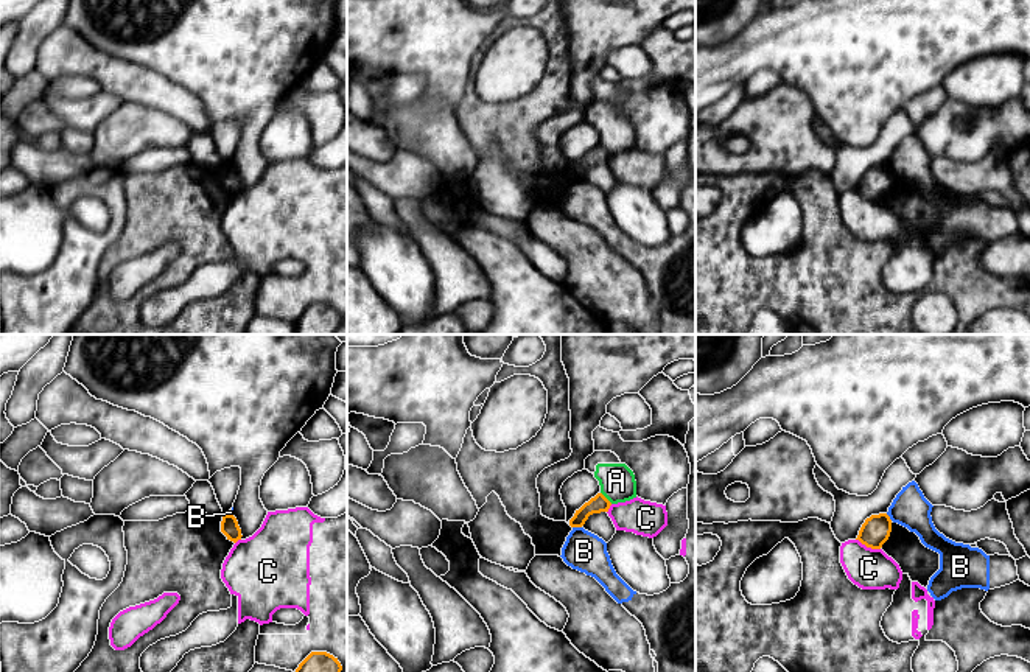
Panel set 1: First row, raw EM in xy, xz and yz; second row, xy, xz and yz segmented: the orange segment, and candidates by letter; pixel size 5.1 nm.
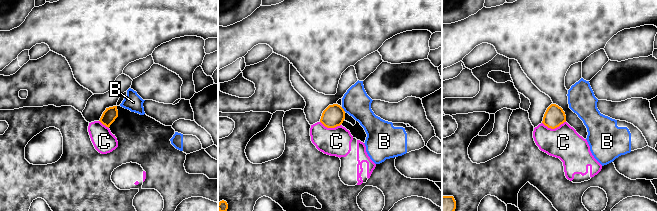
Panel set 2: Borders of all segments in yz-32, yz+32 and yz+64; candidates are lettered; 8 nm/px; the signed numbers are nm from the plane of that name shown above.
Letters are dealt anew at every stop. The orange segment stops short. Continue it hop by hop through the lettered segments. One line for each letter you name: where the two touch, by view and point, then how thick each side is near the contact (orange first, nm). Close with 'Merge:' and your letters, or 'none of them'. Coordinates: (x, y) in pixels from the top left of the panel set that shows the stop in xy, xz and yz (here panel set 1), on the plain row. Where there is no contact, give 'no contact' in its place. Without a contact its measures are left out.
Merge: none of them

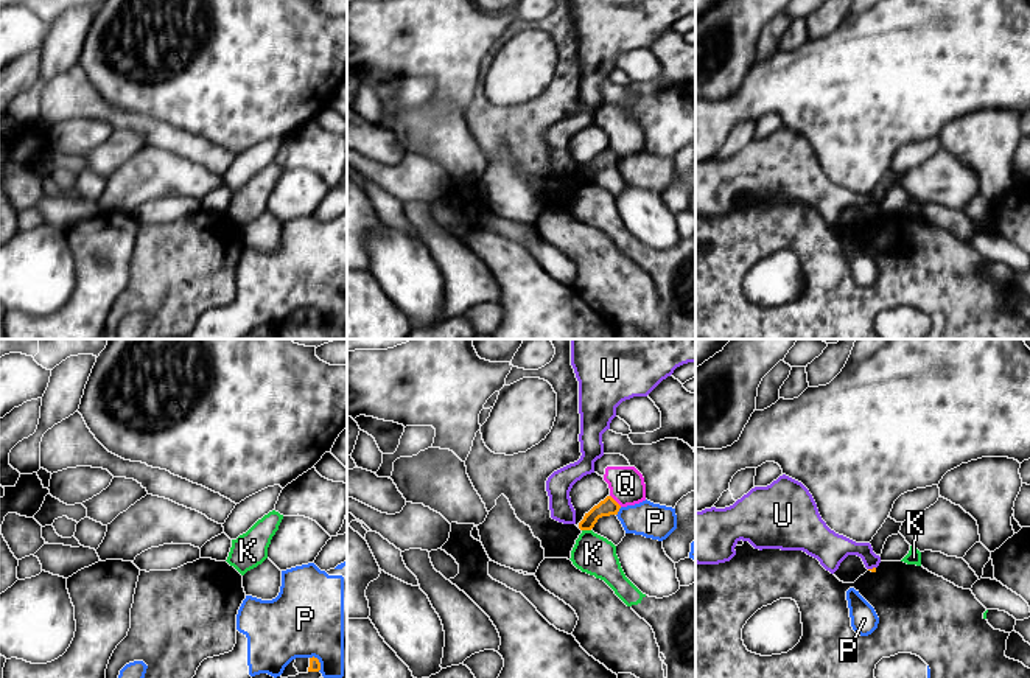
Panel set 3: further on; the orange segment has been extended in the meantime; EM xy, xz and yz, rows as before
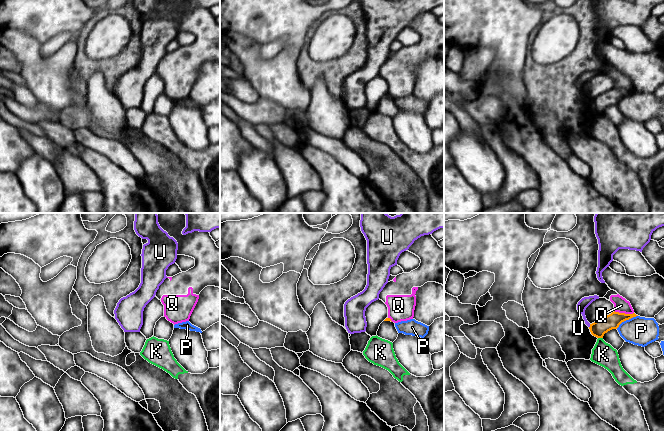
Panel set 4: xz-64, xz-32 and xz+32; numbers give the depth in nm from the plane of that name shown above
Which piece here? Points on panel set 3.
Merge: none of them

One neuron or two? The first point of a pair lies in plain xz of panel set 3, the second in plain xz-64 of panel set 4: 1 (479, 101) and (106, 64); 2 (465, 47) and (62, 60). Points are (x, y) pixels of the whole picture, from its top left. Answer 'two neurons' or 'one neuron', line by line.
1: one neuron
2: two neurons

